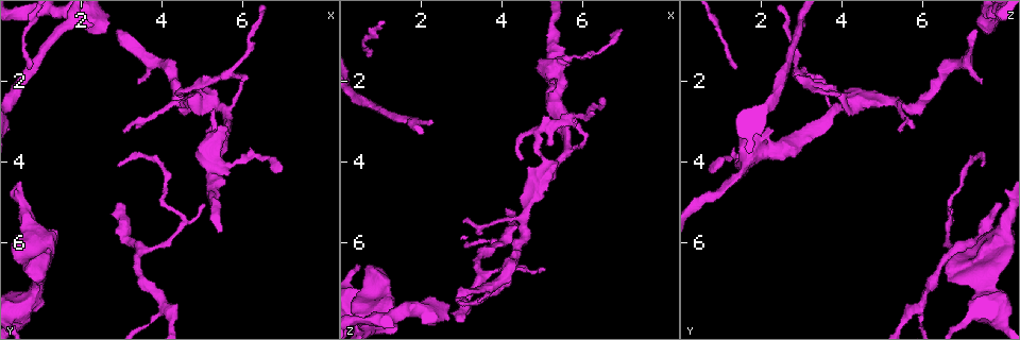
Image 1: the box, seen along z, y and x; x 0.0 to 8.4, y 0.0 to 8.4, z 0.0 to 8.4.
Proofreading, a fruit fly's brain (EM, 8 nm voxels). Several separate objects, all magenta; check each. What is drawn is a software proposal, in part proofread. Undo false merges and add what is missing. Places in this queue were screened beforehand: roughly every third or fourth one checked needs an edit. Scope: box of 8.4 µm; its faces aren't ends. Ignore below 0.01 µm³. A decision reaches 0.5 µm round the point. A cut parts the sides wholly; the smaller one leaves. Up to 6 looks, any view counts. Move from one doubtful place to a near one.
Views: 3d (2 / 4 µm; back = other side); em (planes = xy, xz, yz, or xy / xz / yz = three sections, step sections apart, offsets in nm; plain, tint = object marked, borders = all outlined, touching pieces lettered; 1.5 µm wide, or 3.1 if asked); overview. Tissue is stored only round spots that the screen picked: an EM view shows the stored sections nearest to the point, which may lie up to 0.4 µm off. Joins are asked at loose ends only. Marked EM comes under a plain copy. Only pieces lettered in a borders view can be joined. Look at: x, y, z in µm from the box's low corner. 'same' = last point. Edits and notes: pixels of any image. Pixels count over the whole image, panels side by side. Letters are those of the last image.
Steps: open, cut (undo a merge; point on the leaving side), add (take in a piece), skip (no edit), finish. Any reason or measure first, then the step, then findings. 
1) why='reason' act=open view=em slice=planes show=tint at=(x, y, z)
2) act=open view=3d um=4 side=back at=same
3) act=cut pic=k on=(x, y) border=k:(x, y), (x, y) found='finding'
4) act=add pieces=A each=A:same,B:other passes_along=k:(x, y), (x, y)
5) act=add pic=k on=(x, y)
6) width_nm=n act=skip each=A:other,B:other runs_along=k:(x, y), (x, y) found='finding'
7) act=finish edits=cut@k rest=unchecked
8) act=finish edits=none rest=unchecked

why='free end' act=open view=3d um=2 at=(6.95, 4.25, 0.75)

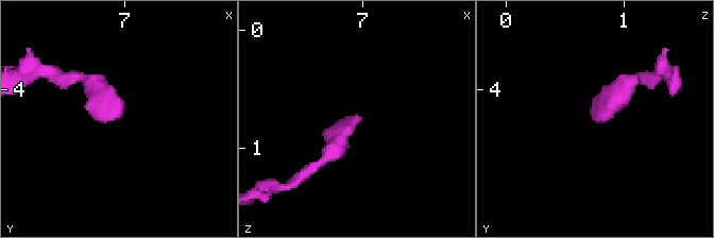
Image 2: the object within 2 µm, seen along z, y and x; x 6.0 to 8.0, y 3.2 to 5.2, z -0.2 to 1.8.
why='now the EM' act=open view=em slice=yz step=4 show=borders at=(6.92, 4.26, 0.72)

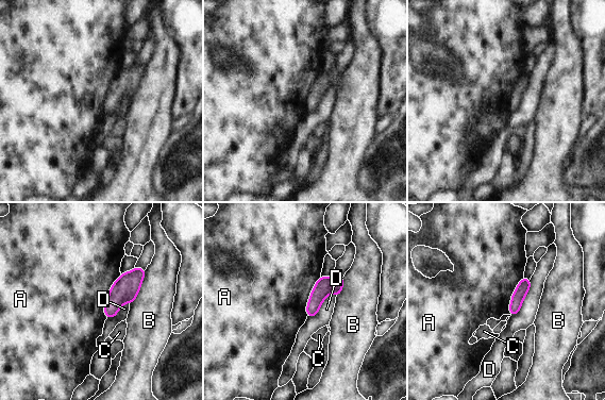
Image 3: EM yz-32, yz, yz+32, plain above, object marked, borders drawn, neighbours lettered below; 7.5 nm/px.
act=open view=em slice=planes show=borders at=same

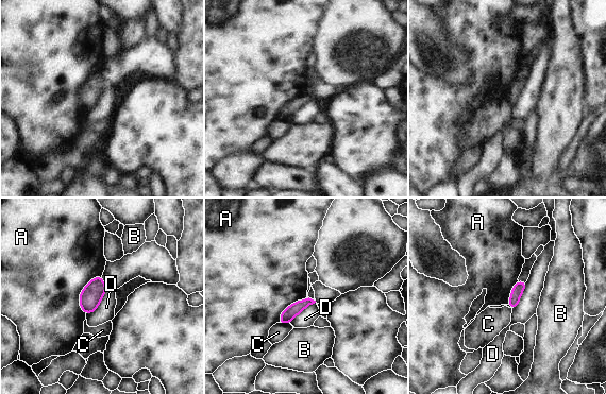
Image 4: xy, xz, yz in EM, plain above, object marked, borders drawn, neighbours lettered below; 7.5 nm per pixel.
longest_contact=A:320nm act=skip each=A:other,B:other,C:other,D:other border=4:(279, 322), (289, 323) found='no lettered piece goes on from it'

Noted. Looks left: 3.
why='thin arm on a thick one' act=open view=em slice=planes show=tint at=(4.60, 2.55, 5.45)

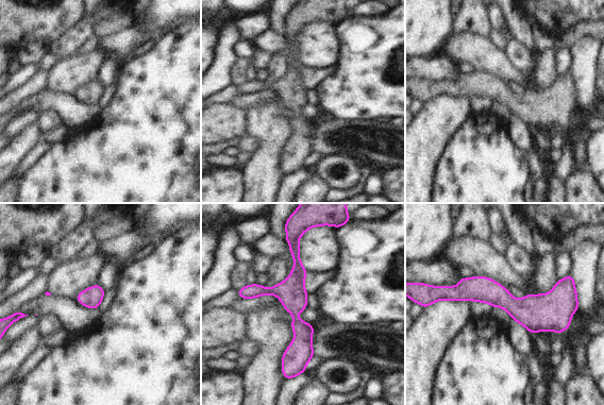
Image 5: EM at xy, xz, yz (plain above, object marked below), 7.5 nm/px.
why='what lies round it' act=open view=em slice=planes show=borders at=same

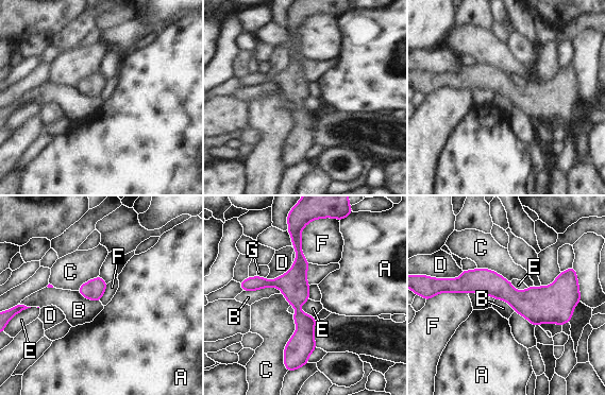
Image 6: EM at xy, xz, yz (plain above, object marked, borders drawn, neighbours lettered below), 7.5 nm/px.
width_nm=160 act=skip each=A:other,B:other,C:other,D:other,E:other,F:other,G:other found='all the same neuron'

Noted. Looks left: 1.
act=finish edits=none rest=unchecked

